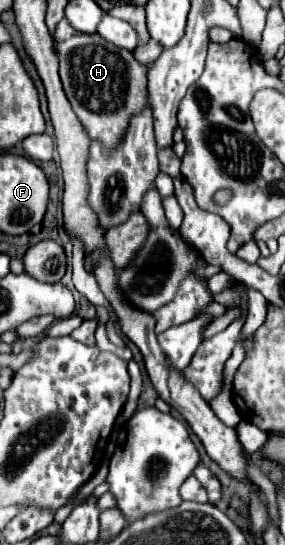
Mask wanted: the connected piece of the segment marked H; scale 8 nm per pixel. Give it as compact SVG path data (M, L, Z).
M65 19L57 23L53 39L57 41L63 91L73 111L77 113L91 139L101 139L105 143L105 149L111 151L121 141L121 135L125 133L125 125L129 125L131 115L141 111L141 107L145 105L147 67L143 67L131 51L115 47L99 35L79 33L69 27Z

